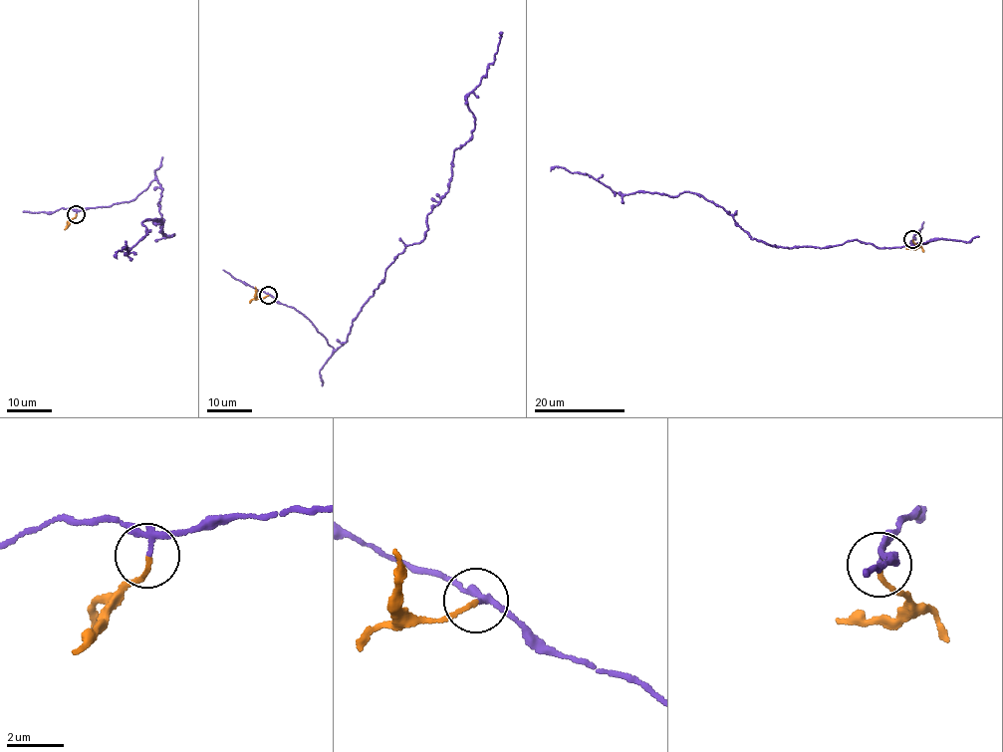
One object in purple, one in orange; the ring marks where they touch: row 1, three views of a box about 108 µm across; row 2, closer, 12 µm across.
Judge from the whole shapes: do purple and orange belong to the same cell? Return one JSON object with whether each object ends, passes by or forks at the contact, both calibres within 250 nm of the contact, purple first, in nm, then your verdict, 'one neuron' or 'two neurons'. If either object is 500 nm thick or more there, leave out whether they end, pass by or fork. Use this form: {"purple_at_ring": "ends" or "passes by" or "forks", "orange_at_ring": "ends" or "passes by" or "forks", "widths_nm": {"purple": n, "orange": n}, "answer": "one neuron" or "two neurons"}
{"purple_at_ring": "passes by", "orange_at_ring": "ends", "widths_nm": {"purple": 140, "orange": 150}, "answer": "two neurons"}

